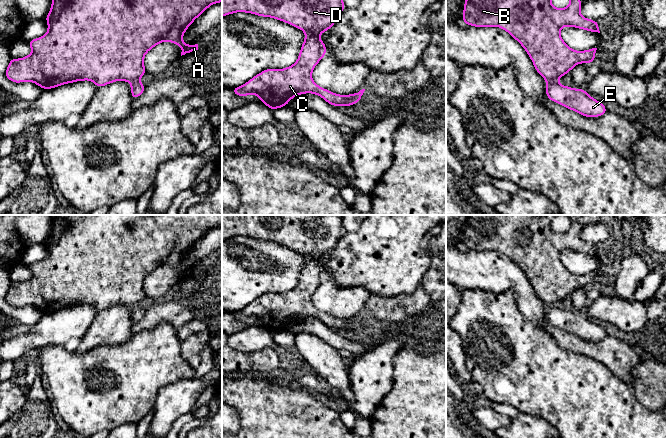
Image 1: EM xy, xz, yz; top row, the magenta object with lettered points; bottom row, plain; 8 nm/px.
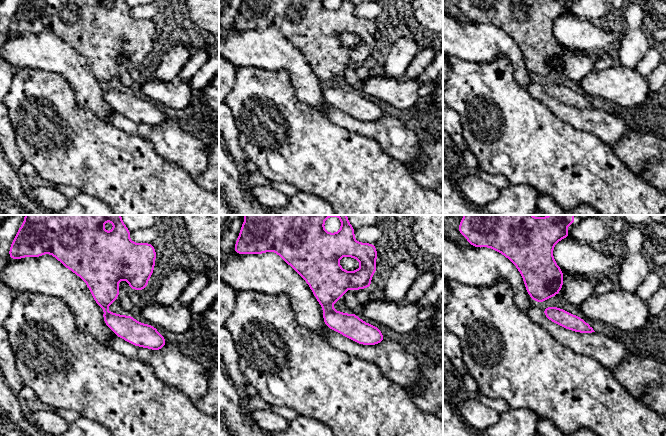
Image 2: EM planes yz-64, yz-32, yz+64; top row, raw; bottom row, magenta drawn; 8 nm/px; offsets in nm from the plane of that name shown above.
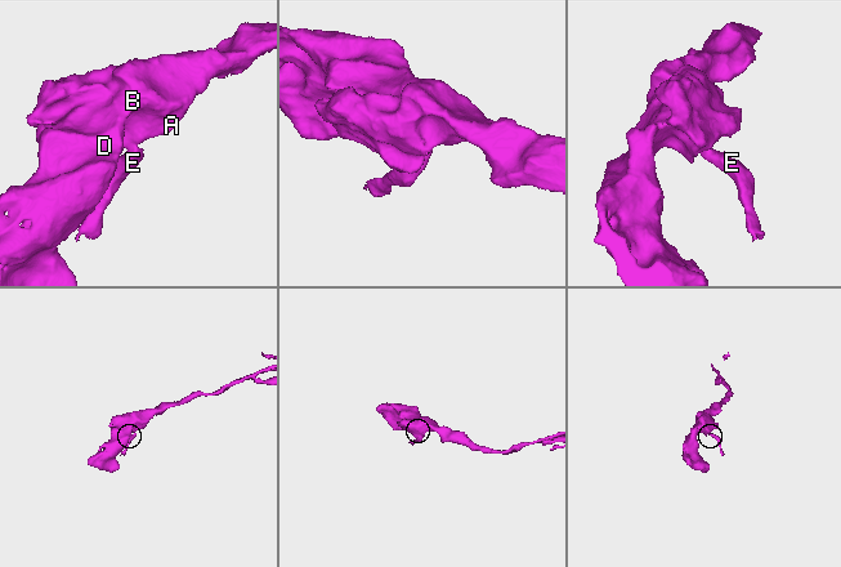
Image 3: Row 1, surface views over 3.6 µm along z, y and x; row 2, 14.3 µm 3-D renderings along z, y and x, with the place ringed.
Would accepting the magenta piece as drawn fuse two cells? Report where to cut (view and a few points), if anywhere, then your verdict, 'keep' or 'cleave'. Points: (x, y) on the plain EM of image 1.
cut in yz along (547, 304), (556, 305); cleave

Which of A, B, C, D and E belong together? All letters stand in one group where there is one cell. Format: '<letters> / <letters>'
A B C D / E

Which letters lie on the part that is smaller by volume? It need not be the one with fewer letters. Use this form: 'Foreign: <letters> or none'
Foreign: E

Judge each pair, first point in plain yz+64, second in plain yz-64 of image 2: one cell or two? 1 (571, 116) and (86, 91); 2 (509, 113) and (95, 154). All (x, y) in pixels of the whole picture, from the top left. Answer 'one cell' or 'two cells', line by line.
1: two cells
2: one cell

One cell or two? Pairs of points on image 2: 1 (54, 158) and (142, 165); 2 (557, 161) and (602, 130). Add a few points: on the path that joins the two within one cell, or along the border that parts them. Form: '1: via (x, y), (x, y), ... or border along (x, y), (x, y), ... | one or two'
1: via (76, 158), (98, 158), (111, 165), (120, 165) | one
2: border along (573, 126), (579, 130), (595, 134), (611, 148) | two

